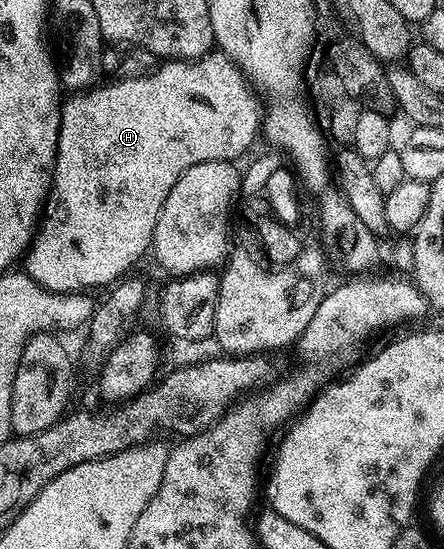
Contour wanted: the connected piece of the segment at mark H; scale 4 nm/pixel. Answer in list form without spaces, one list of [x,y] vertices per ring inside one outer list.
[[[216,49],[195,61],[164,61],[152,67],[147,73],[129,74],[120,77],[117,83],[104,83],[72,93],[63,100],[60,108],[60,136],[56,146],[56,161],[52,165],[52,181],[48,198],[42,204],[42,218],[32,236],[26,252],[28,267],[26,274],[40,287],[55,293],[92,293],[95,287],[107,289],[121,277],[127,276],[132,267],[152,246],[154,225],[158,225],[158,213],[170,197],[170,189],[178,185],[178,177],[190,169],[190,165],[202,165],[202,161],[236,161],[239,155],[251,145],[262,131],[260,99],[255,95],[253,84],[247,75],[237,67],[234,60],[223,51]]]

